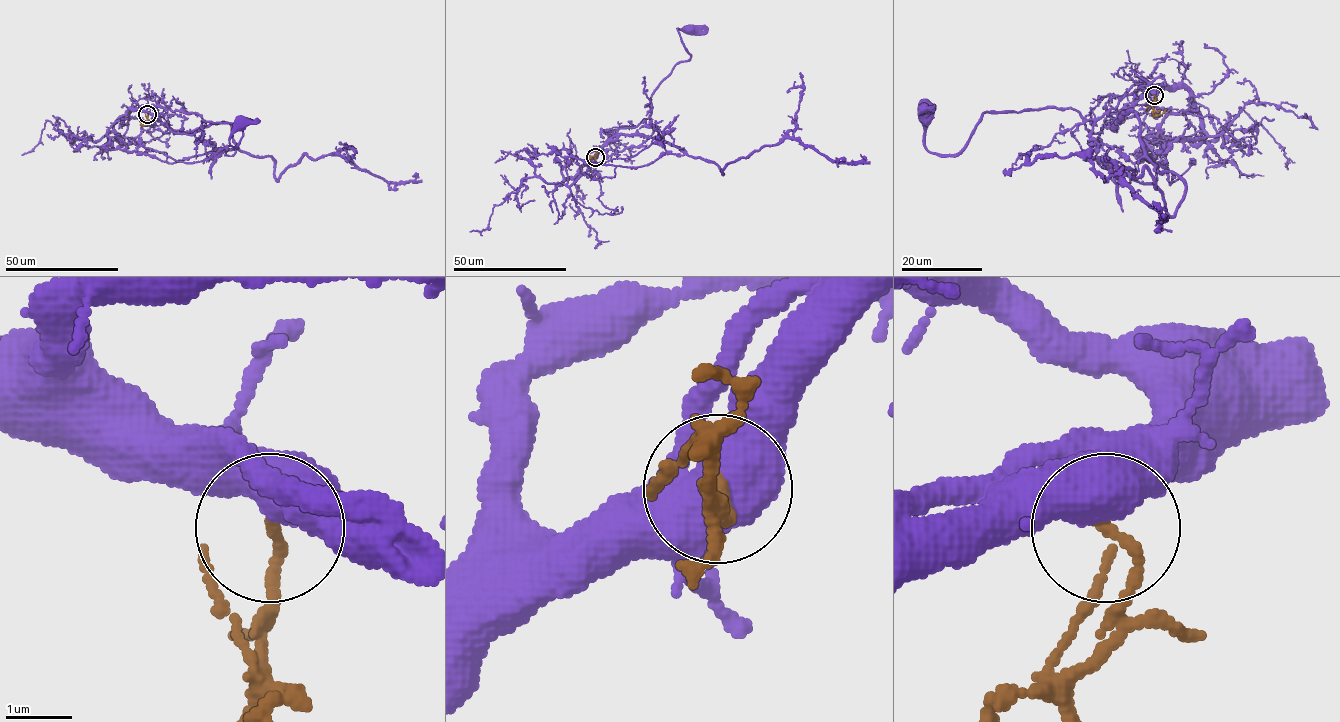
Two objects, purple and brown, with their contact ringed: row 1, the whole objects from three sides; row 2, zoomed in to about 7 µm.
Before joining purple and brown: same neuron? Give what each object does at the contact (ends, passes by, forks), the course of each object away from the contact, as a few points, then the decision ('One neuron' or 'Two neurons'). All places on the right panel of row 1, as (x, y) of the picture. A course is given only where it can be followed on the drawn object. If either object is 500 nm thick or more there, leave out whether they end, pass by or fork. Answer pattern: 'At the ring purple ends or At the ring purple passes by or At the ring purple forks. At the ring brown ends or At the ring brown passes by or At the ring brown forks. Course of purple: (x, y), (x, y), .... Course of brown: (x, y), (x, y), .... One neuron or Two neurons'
Course of purple: (1155, 95), (1139, 95), (1099, 133), (1064, 107), (987, 111), (955, 154), (926, 148), (924, 108). Course of brown: (1155, 95), (1152, 114), (1160, 114), (1166, 109). One neuron

